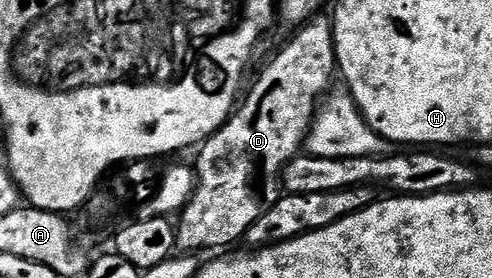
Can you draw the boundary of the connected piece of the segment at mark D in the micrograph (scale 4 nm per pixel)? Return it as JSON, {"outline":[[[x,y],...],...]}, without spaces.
{"outline":[[[316,17],[300,26],[299,31],[279,52],[275,60],[259,75],[251,92],[231,112],[220,131],[214,131],[198,148],[199,160],[193,163],[197,176],[195,192],[183,206],[175,227],[175,245],[183,253],[200,253],[206,247],[227,247],[242,240],[247,230],[264,215],[281,194],[283,167],[294,155],[300,154],[305,136],[315,118],[317,101],[328,94],[331,78],[336,78],[335,28],[330,18]]]}

